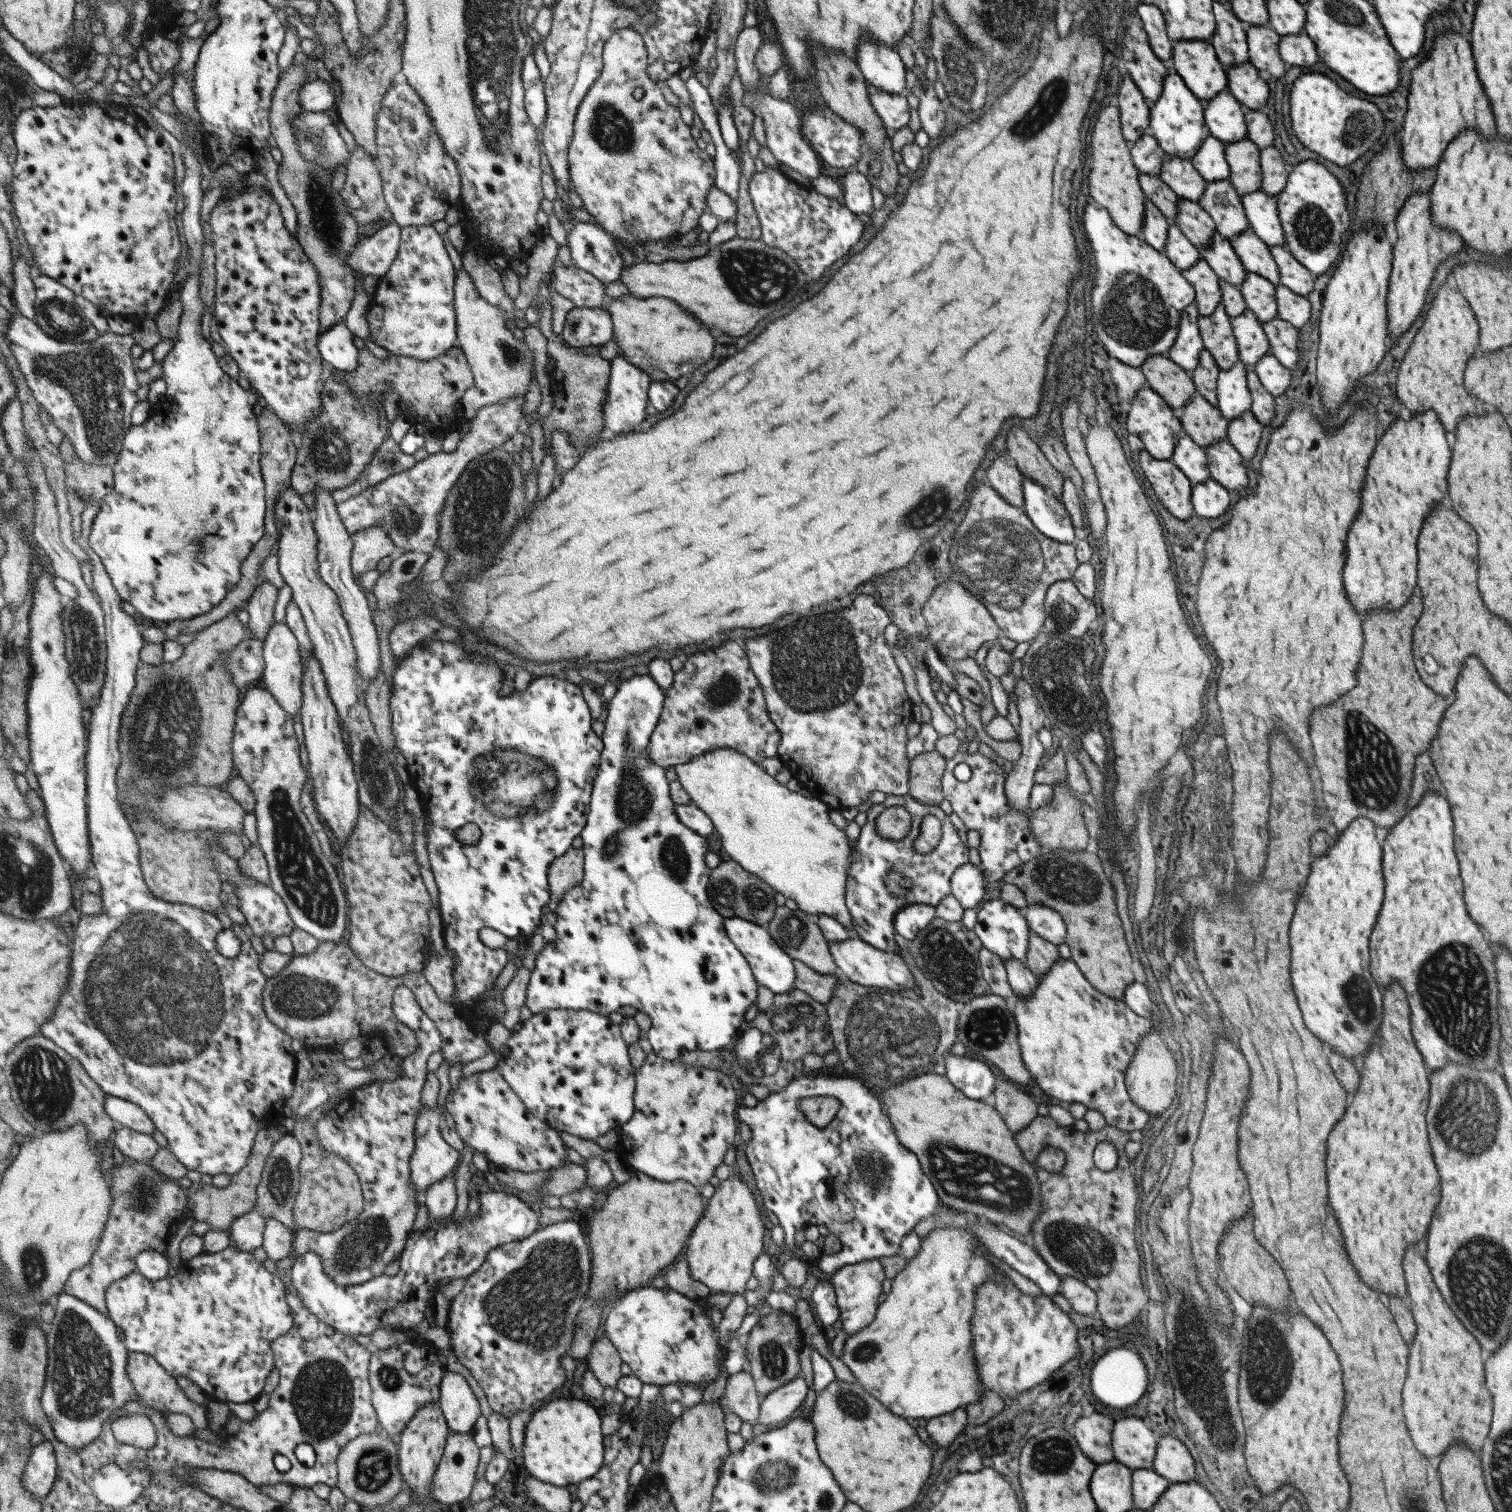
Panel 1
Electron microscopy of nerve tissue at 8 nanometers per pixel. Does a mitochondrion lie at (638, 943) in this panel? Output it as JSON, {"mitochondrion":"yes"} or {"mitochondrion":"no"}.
{"mitochondrion":"no"}

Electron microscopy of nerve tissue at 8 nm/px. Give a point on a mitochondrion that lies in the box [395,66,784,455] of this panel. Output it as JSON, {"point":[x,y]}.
{"point":[609,127]}

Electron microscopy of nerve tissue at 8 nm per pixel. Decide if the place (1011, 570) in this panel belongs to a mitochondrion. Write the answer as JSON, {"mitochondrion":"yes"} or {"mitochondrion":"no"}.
{"mitochondrion":"yes"}

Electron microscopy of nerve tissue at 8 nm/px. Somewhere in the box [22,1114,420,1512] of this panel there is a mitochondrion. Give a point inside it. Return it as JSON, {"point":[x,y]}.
{"point":[82,1369]}

